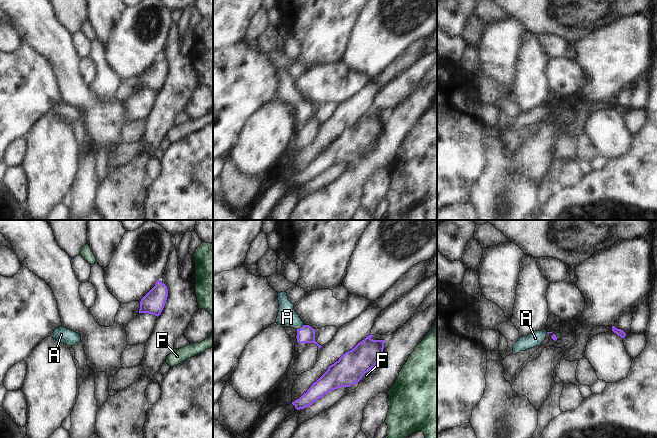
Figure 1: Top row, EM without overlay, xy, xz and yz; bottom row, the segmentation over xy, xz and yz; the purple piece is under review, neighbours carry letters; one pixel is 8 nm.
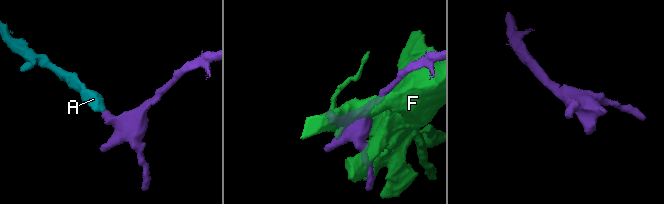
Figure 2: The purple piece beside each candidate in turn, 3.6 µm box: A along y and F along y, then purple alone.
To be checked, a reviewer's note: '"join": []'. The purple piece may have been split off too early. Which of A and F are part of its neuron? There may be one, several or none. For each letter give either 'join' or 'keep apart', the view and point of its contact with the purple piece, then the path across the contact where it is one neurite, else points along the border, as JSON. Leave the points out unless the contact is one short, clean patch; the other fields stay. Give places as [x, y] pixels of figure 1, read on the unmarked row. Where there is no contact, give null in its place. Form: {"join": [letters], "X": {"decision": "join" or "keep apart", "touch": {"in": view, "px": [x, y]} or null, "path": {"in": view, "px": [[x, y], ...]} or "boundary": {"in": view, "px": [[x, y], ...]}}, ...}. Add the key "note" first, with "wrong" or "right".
{"note": "wrong", "join": ["A"], "A": {"decision": "join", "touch": {"in": "xz", "px": [301, 103]}, "path": {"in": "xz", "px": [[306, 110], [301, 103], [287, 93]]}}, "F": {"decision": "keep apart", "touch": {"in": "xz", "px": [365, 148]}}}

